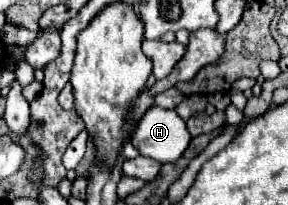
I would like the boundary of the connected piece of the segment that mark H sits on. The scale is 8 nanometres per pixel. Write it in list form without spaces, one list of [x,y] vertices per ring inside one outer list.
[[[152,106],[134,128],[130,142],[142,156],[164,164],[182,156],[190,144],[190,134],[176,110]]]

